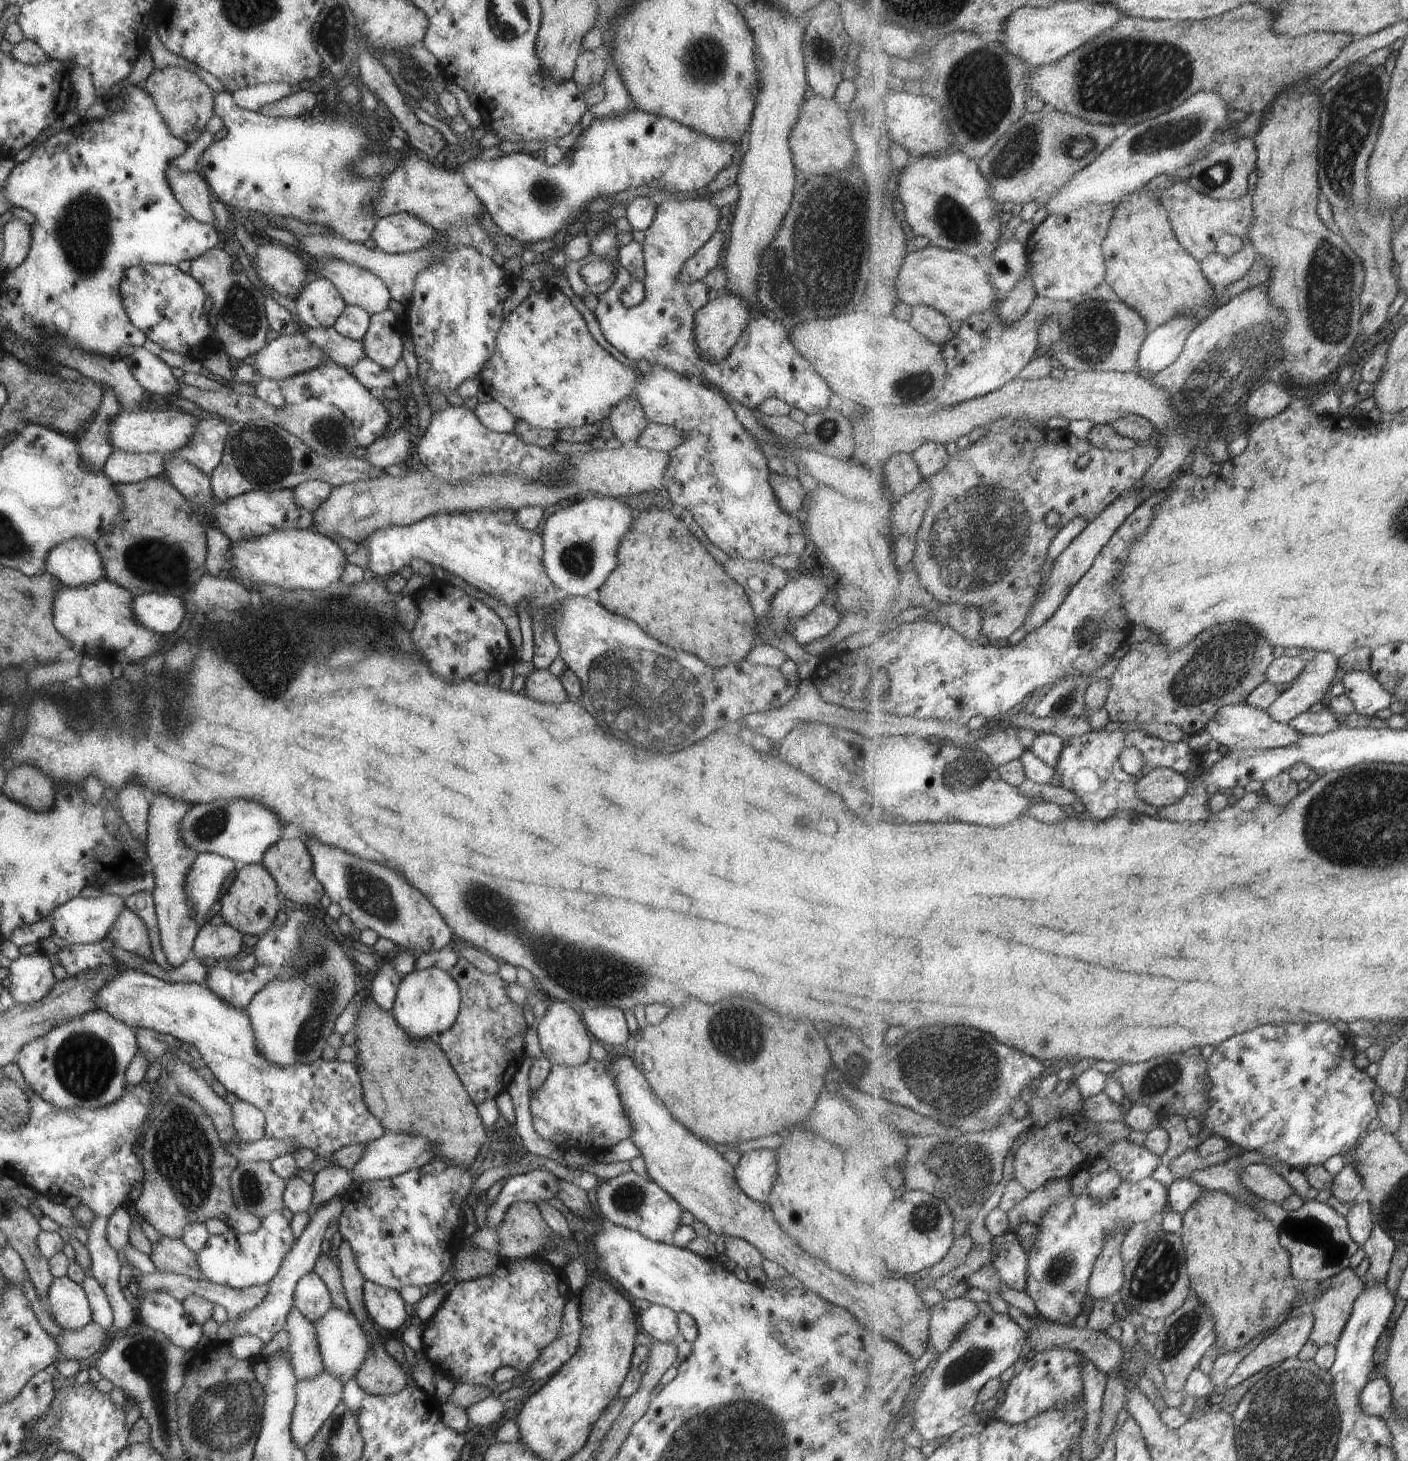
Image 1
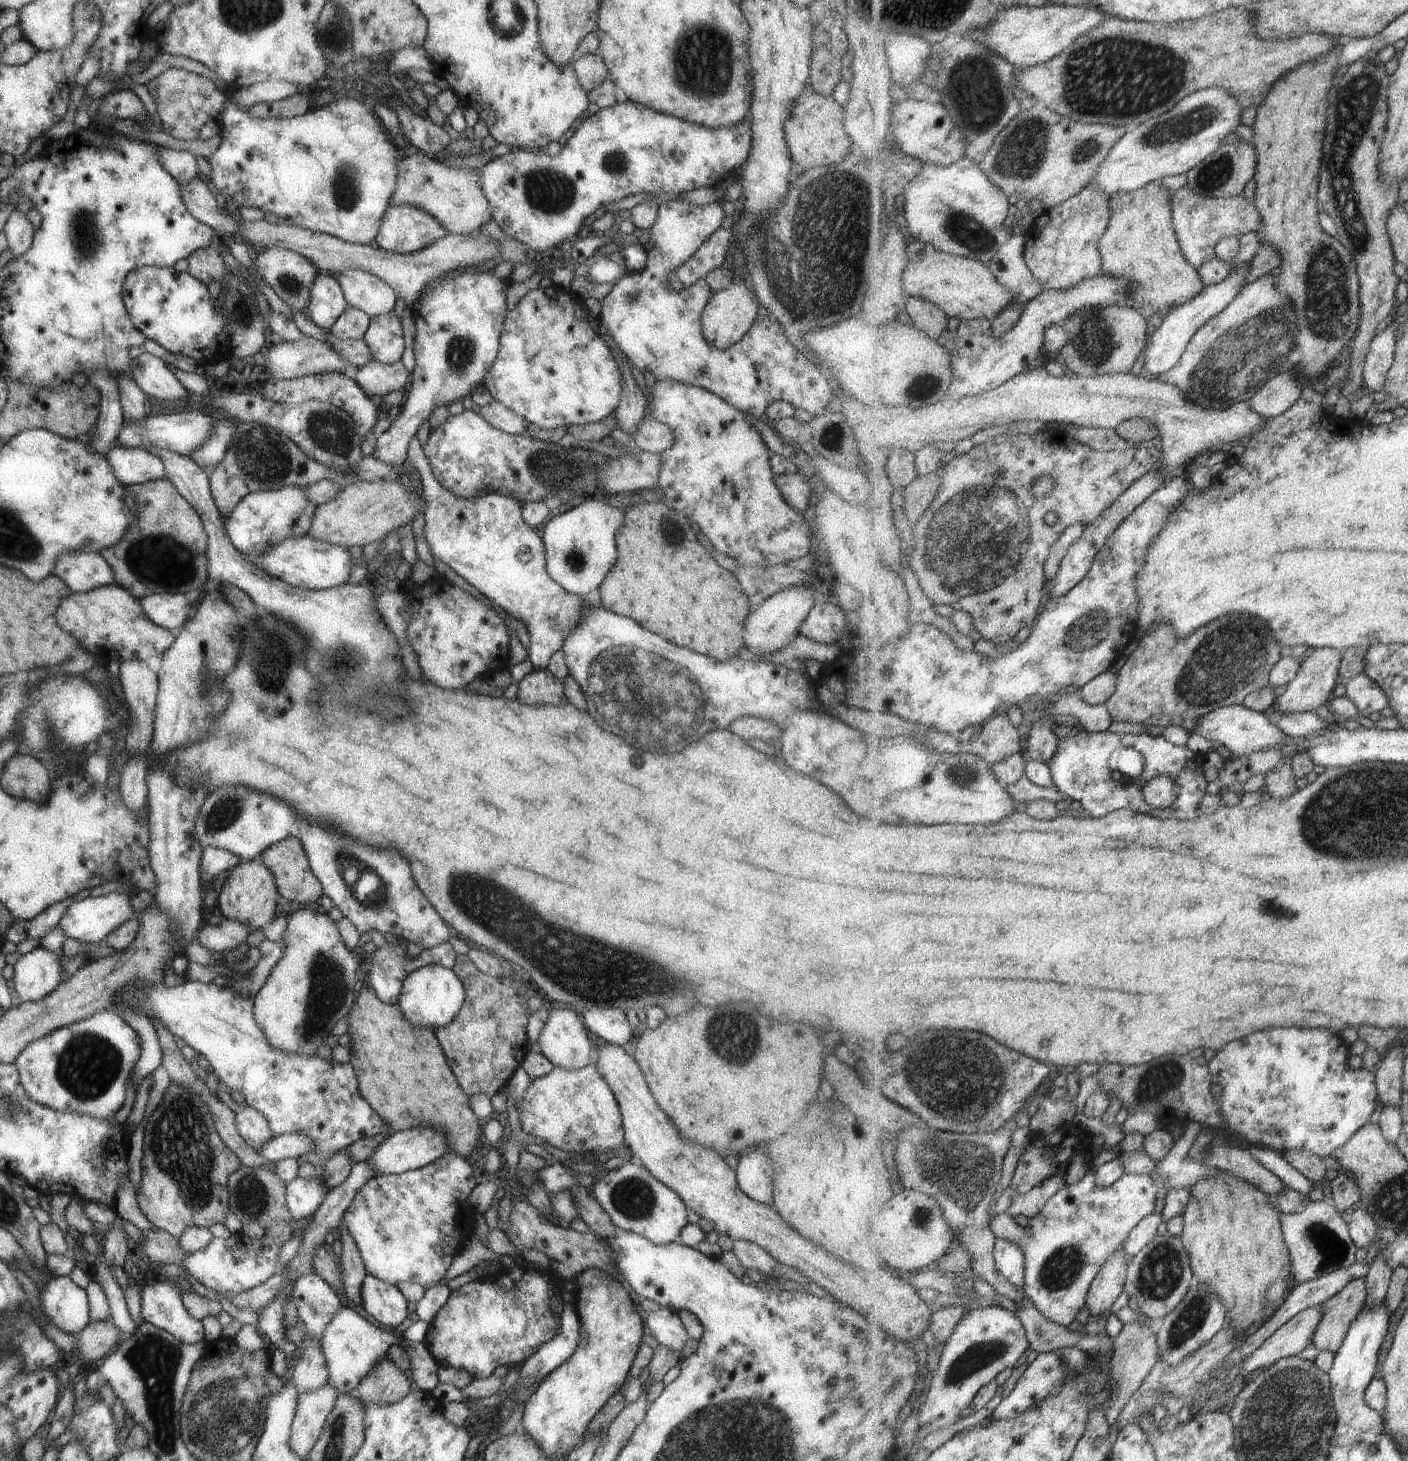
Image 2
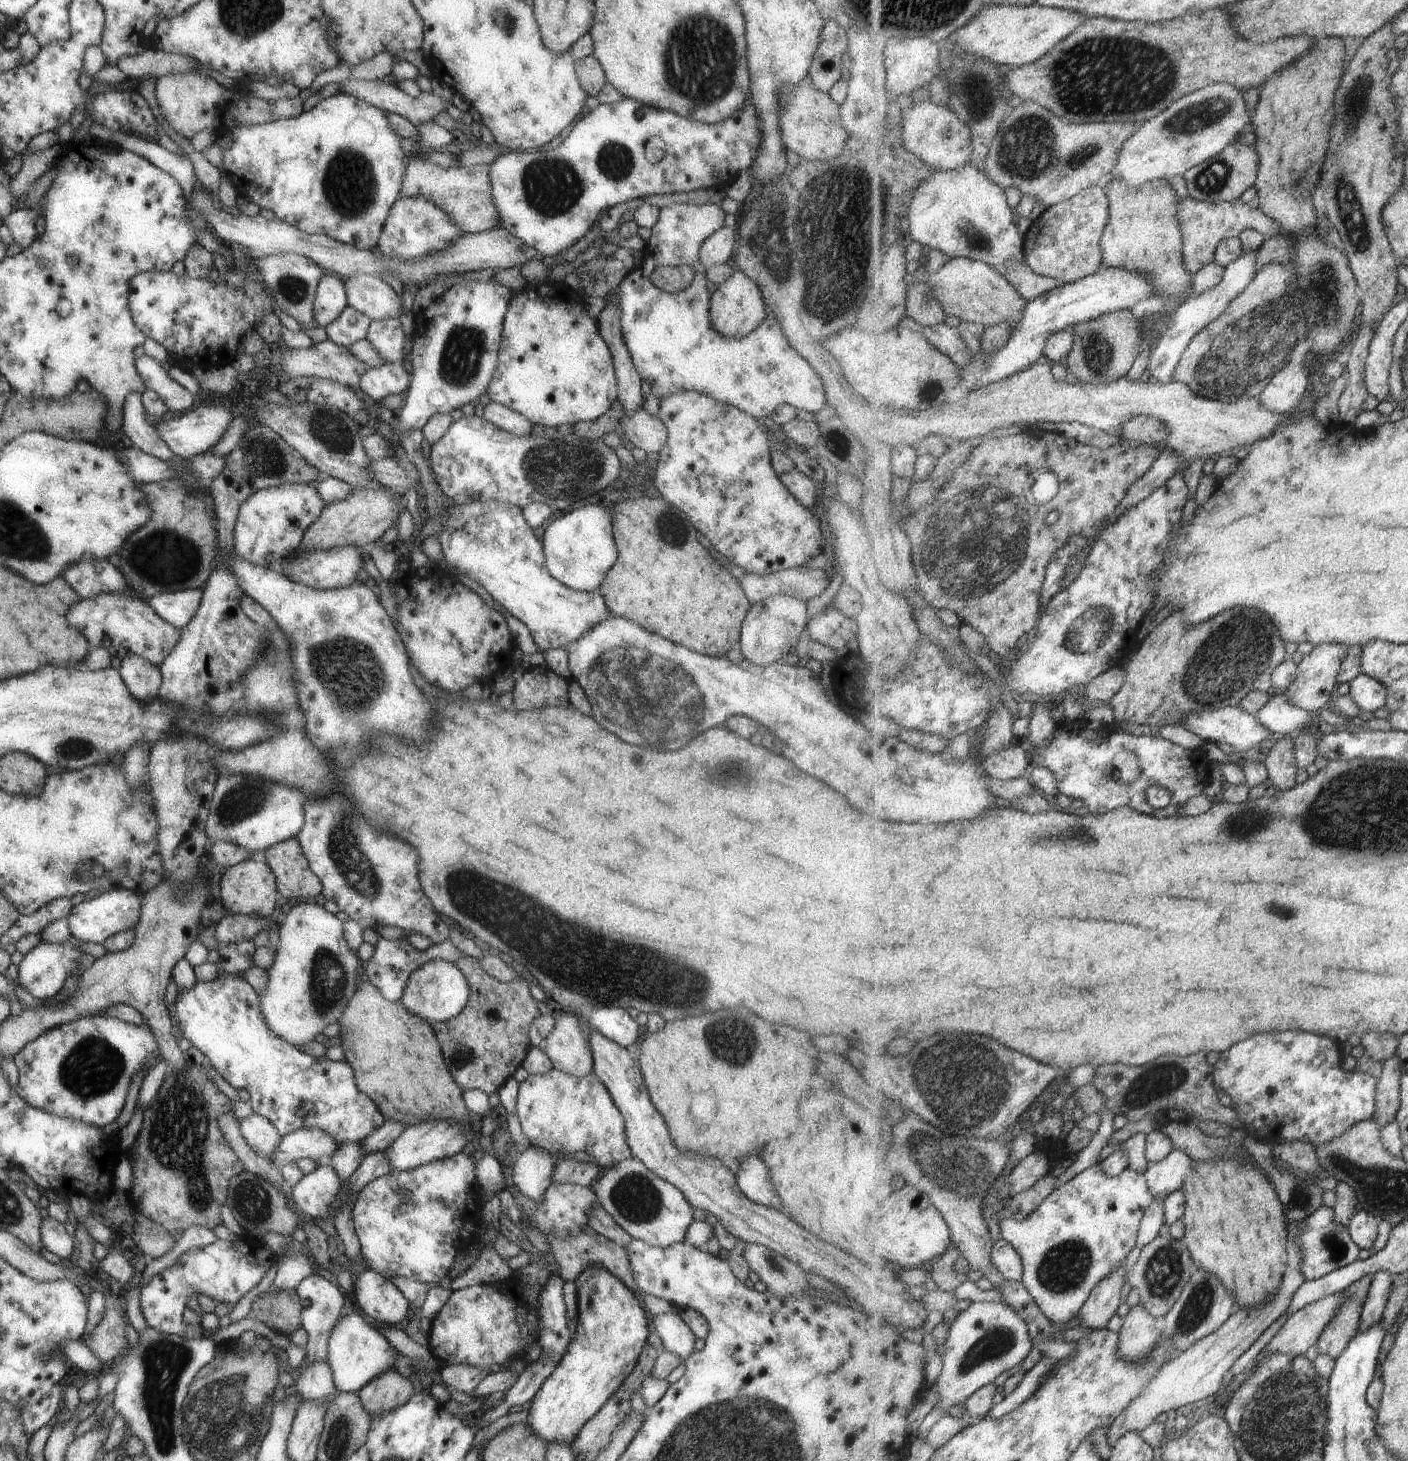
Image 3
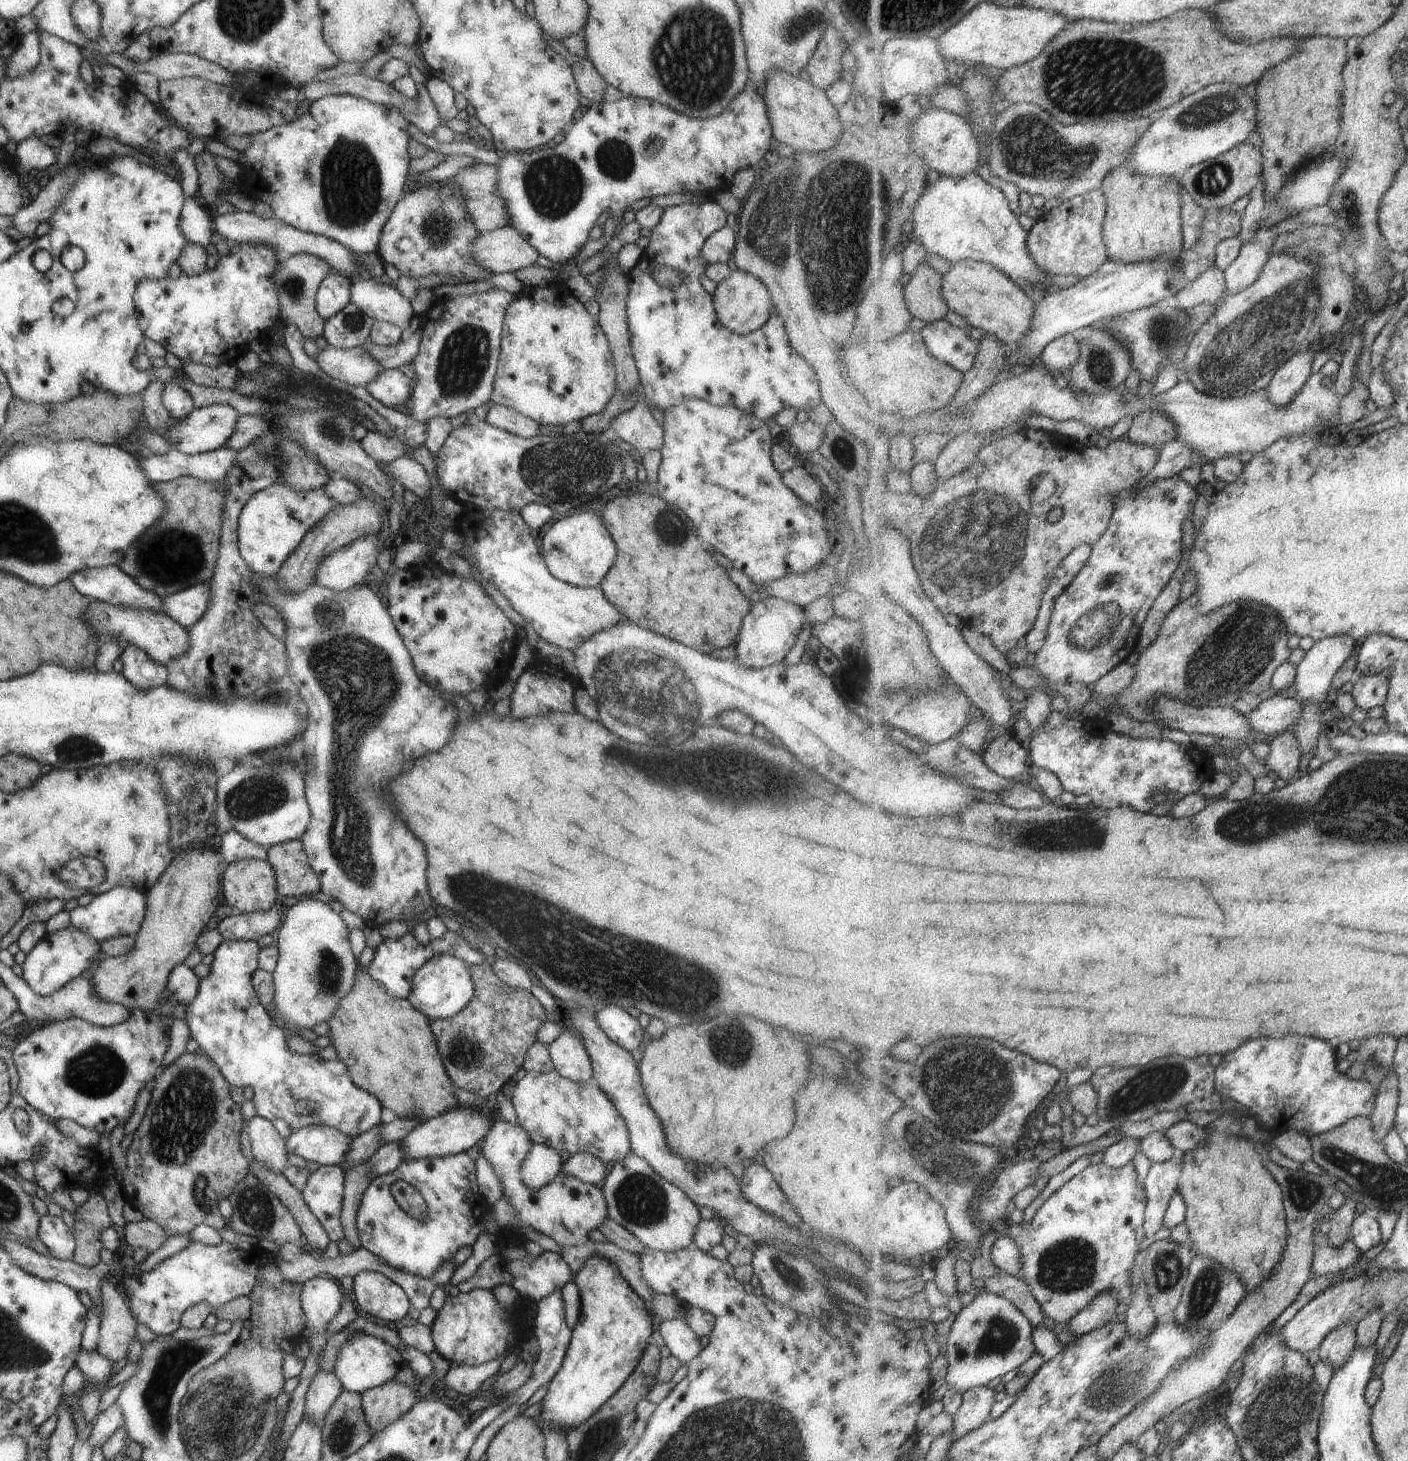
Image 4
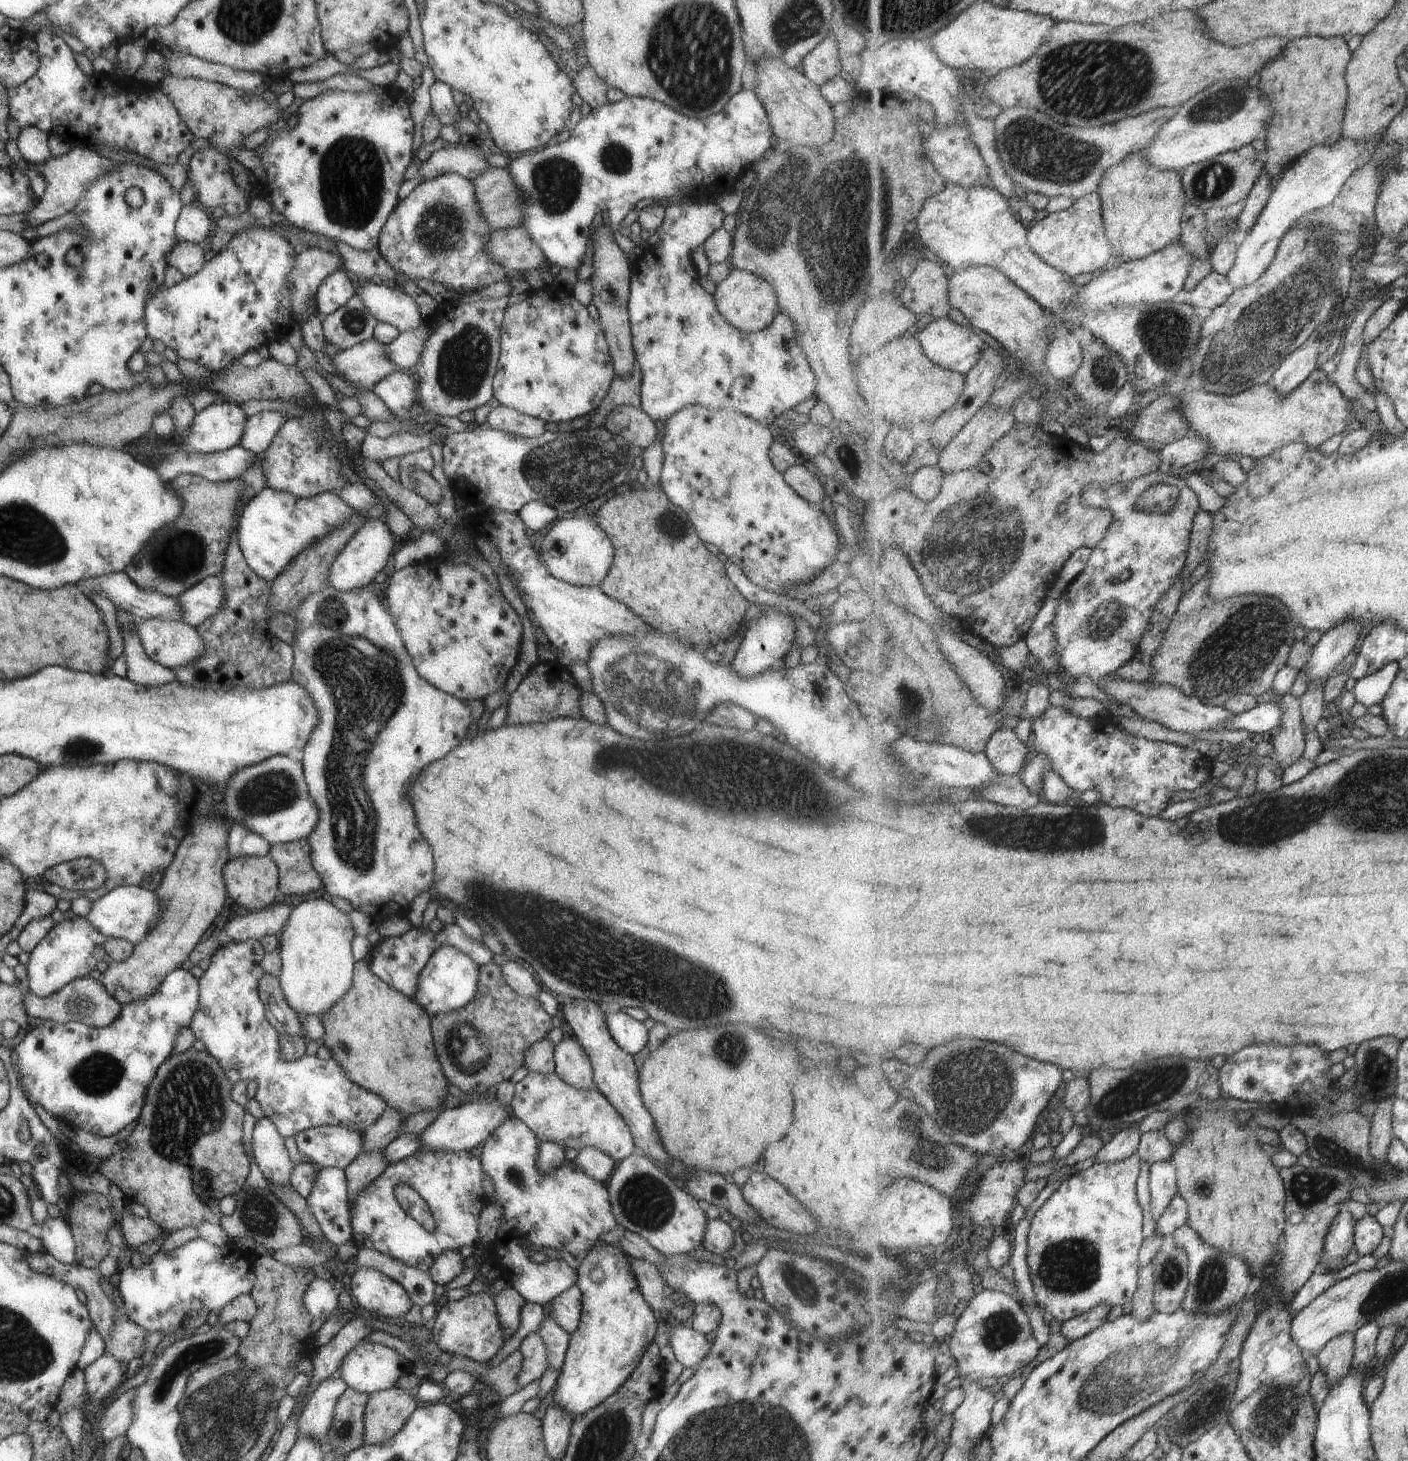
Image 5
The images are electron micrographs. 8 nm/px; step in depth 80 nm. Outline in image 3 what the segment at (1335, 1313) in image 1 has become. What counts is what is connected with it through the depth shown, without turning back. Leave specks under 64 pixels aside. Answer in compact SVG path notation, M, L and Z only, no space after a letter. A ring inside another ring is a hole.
M1368 1274L1352 1284L1346 1292L1346 1303L1332 1323L1322 1332L1317 1351L1337 1360L1360 1330L1362 1310L1373 1284L1374 1274Z

